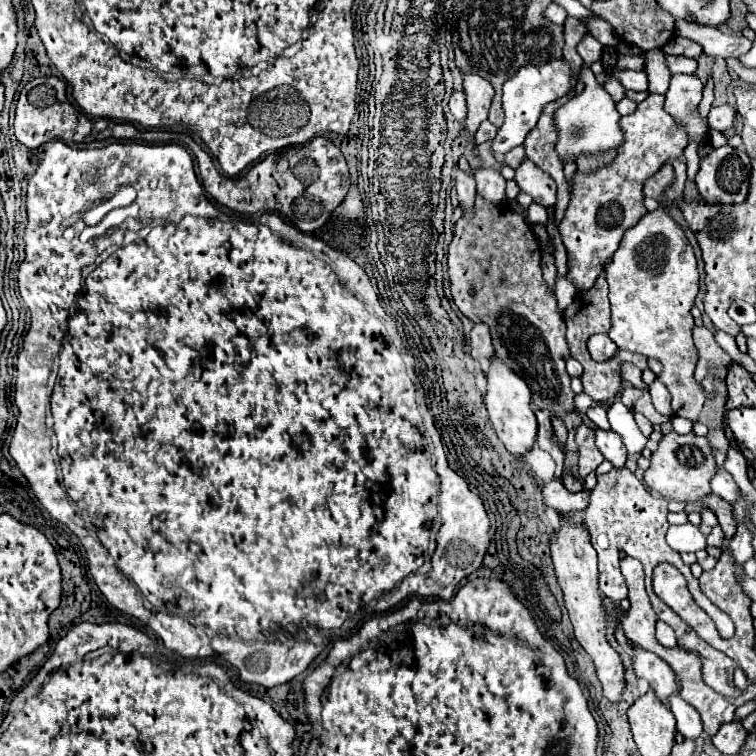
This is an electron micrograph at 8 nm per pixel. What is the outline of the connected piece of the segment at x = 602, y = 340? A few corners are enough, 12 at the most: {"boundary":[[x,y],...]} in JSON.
{"boundary":[[592,335],[588,349],[596,361],[606,361],[618,347],[608,335]]}

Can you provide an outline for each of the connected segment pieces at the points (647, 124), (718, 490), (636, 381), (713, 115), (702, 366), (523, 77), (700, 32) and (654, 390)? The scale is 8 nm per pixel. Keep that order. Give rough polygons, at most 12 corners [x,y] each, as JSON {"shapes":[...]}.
{"shapes":[[[648,95],[620,119],[610,167],[576,173],[558,225],[568,275],[590,289],[646,213],[642,183],[686,135]],[[712,447],[716,473],[710,487],[732,505],[738,485],[724,469],[726,451]],[[620,367],[620,379],[638,389],[646,389],[636,367]],[[730,105],[712,107],[708,125],[716,131],[728,131],[734,121]],[[696,325],[694,345],[698,363],[694,381],[700,383],[708,369],[726,369],[732,359],[704,325]],[[564,57],[522,65],[502,87],[494,153],[522,145],[542,109],[570,91]],[[676,21],[676,35],[712,57],[740,57],[752,41],[716,27]],[[658,379],[648,385],[658,413],[672,415],[670,393]]]}

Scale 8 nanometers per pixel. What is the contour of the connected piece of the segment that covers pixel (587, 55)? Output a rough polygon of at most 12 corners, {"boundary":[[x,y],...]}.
{"boundary":[[590,33],[576,45],[586,65],[602,57],[602,45]]}

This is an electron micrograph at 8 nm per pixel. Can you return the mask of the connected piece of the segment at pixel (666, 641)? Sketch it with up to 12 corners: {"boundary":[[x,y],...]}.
{"boundary":[[656,623],[656,639],[666,647],[676,647],[672,627]]}

